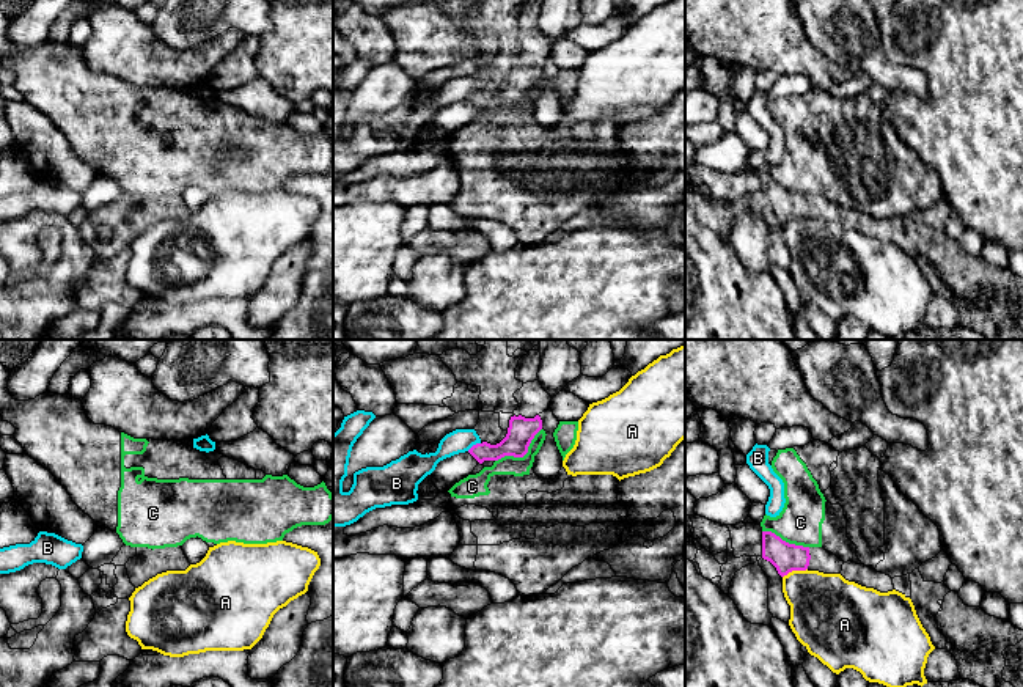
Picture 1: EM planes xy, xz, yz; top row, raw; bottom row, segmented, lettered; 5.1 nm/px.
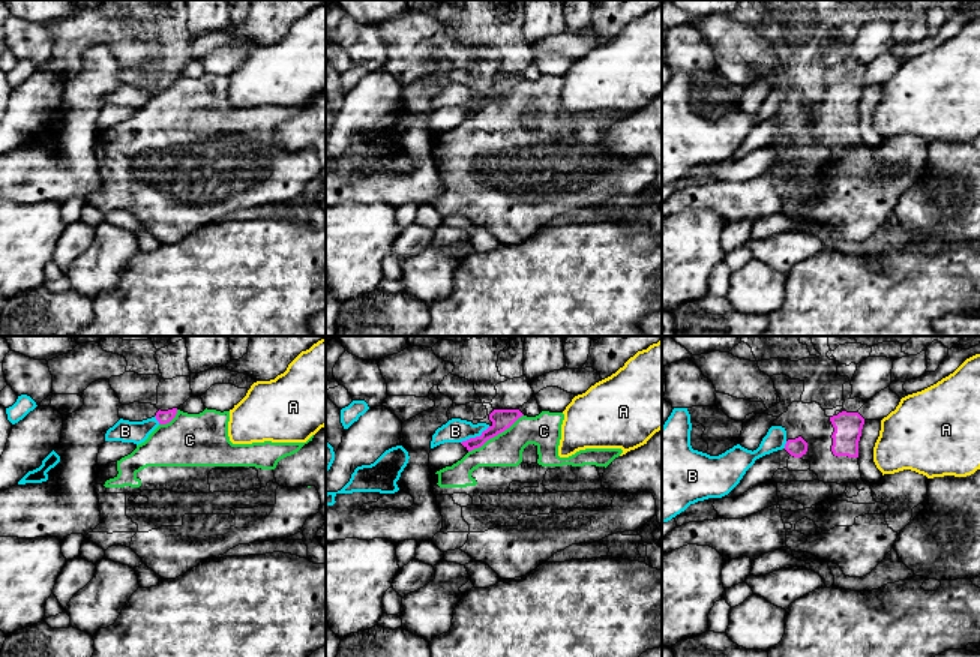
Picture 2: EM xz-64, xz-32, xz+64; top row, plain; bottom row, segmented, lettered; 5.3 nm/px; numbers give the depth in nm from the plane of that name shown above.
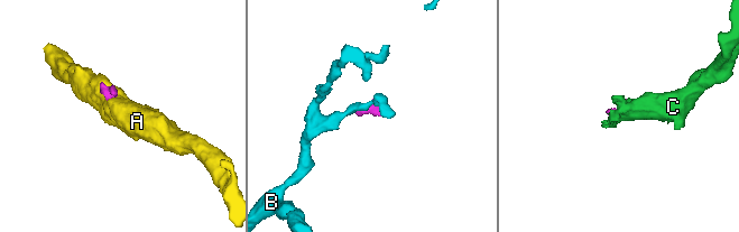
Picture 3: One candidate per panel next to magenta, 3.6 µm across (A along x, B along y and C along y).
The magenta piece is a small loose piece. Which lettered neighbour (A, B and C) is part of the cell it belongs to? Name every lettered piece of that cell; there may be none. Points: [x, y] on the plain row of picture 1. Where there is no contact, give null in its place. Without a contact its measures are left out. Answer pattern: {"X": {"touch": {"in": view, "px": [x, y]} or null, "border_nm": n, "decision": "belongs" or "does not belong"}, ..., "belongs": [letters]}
{"A": {"touch": {"in": "yz", "px": [794, 217]}, "border_nm": 140, "decision": "does not belong"}, "B": {"touch": {"in": "xz", "px": [473, 93]}, "border_nm": 80, "decision": "does not belong"}, "C": {"touch": {"in": "xz", "px": [522, 104]}, "border_nm": 300, "decision": "does not belong"}, "belongs": []}

